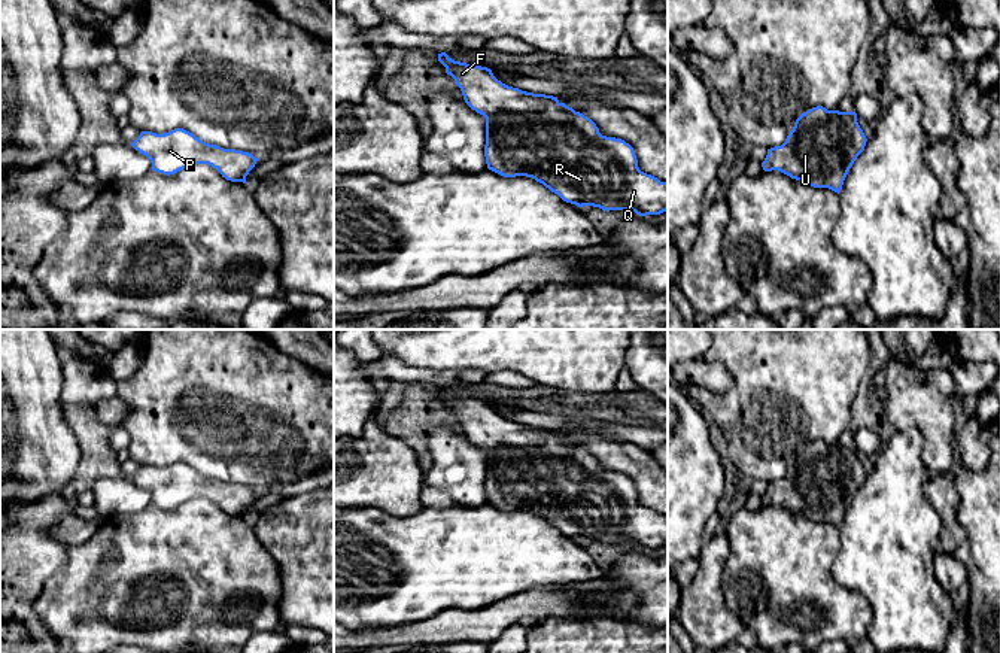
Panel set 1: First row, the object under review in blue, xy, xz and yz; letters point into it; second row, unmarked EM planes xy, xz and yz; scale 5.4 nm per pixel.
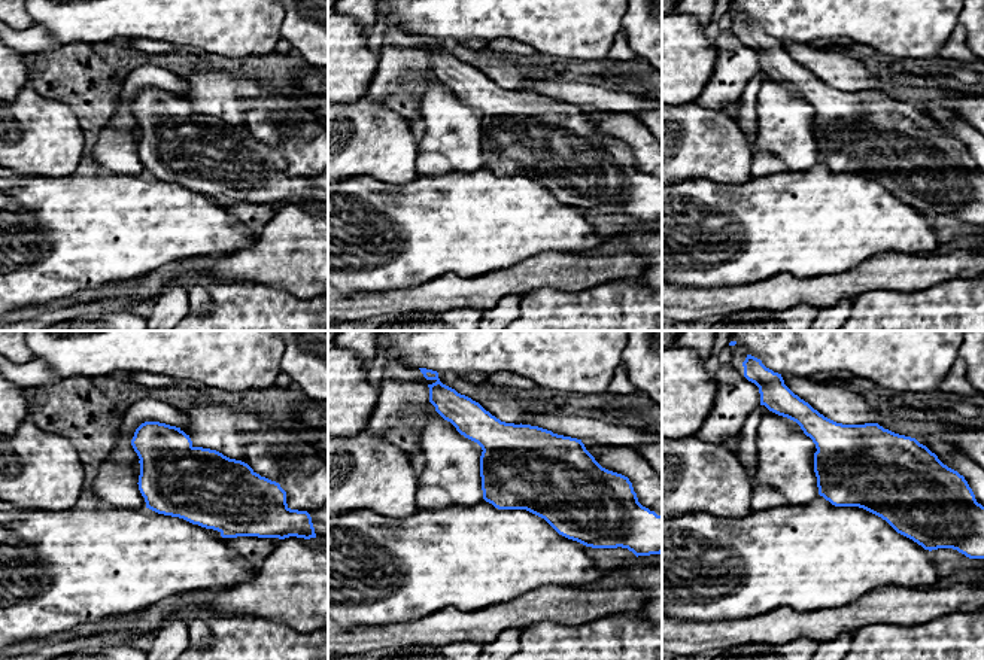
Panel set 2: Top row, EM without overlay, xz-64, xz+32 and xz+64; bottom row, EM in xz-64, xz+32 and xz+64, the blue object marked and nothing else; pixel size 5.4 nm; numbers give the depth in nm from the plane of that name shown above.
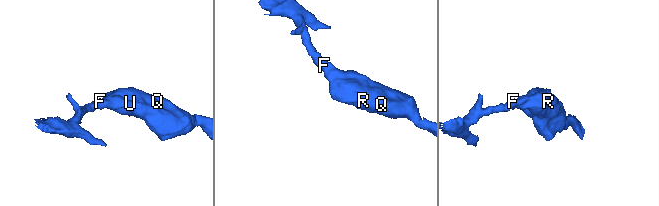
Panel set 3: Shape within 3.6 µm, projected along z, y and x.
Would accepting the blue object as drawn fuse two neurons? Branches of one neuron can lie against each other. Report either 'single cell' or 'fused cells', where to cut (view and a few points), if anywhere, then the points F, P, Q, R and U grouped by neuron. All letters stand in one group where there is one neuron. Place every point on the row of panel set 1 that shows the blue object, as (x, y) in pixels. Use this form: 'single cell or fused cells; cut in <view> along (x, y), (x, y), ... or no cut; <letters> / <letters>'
single cell; no cut; F P Q R U

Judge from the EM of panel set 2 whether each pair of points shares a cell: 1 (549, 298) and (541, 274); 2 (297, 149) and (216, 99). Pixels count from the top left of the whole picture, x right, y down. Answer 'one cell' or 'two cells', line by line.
1: two cells
2: one cell

